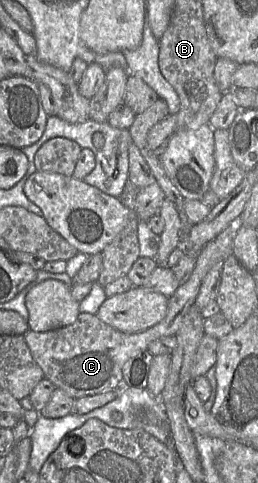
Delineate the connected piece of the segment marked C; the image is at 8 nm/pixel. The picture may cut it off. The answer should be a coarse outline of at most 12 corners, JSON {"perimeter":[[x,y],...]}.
{"perimeter":[[234,228],[198,251],[149,329],[90,313],[23,336],[44,377],[74,399],[118,389],[129,358],[176,335]]}

